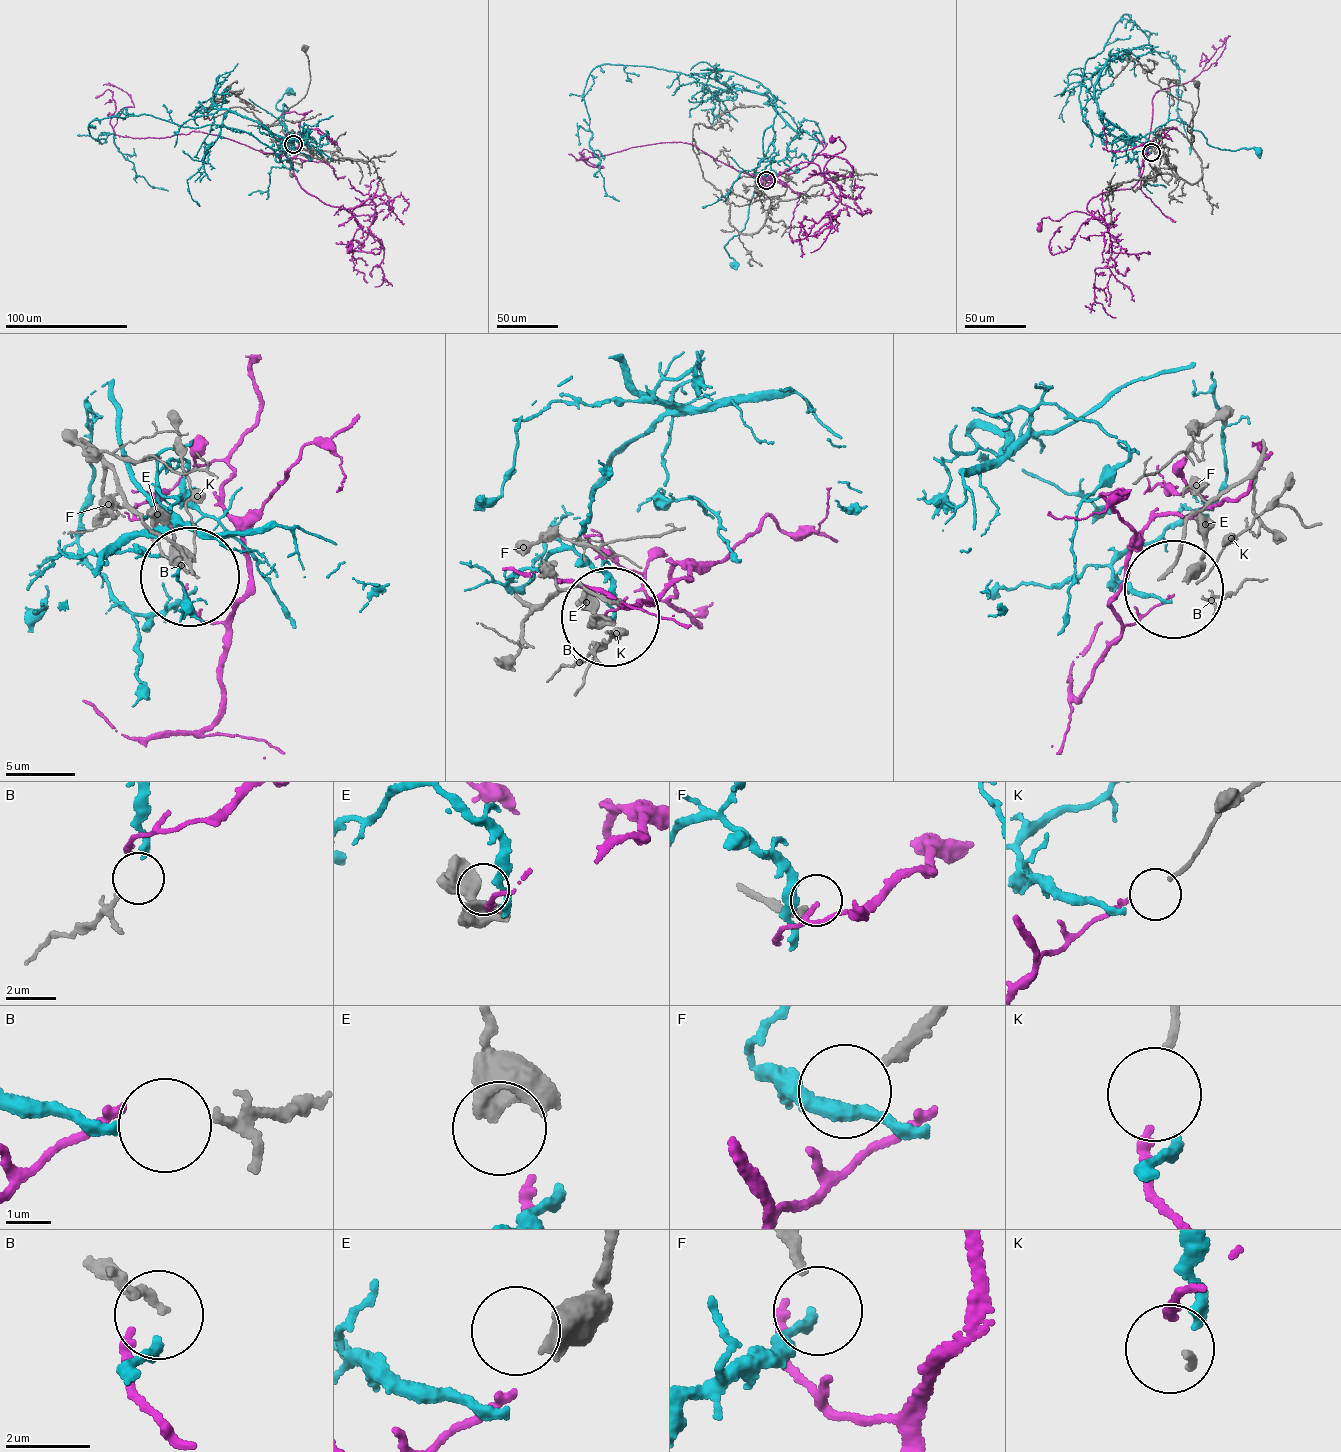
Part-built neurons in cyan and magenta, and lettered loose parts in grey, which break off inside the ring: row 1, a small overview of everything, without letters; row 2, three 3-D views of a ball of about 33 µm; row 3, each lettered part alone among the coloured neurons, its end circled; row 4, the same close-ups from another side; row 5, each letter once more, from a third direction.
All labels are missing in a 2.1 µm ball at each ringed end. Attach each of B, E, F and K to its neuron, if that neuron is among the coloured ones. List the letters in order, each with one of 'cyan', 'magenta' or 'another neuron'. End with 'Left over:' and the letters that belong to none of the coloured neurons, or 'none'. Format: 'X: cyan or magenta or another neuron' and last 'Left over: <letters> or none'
B: cyan
E: another neuron
F: another neuron
K: magenta
Left over: E, F

